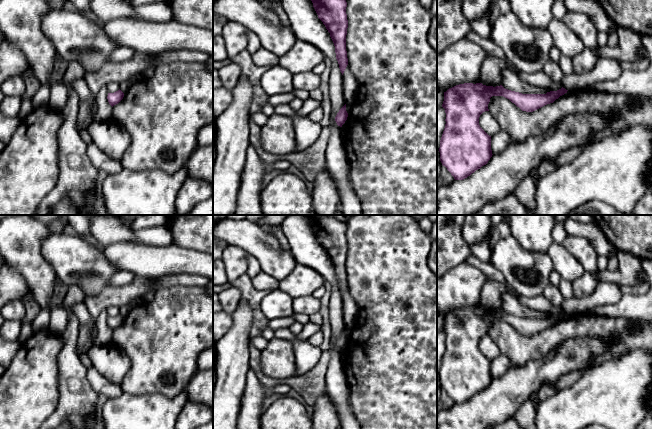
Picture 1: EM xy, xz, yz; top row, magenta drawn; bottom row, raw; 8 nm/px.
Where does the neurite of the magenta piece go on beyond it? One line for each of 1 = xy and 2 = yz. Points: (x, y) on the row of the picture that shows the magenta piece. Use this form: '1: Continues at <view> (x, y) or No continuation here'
1: No continuation here
2: No continuation here

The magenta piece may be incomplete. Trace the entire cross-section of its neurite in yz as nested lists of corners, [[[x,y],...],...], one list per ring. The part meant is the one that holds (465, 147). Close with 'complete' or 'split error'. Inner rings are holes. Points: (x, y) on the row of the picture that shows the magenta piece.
[[[464,83],[444,92],[442,107],[446,124],[440,140],[440,161],[455,180],[463,180],[486,165],[492,157],[491,136],[479,125],[479,117],[489,111],[492,96],[509,99],[522,111],[533,112],[553,103],[568,90],[546,94],[522,94],[500,86]]]; complete

